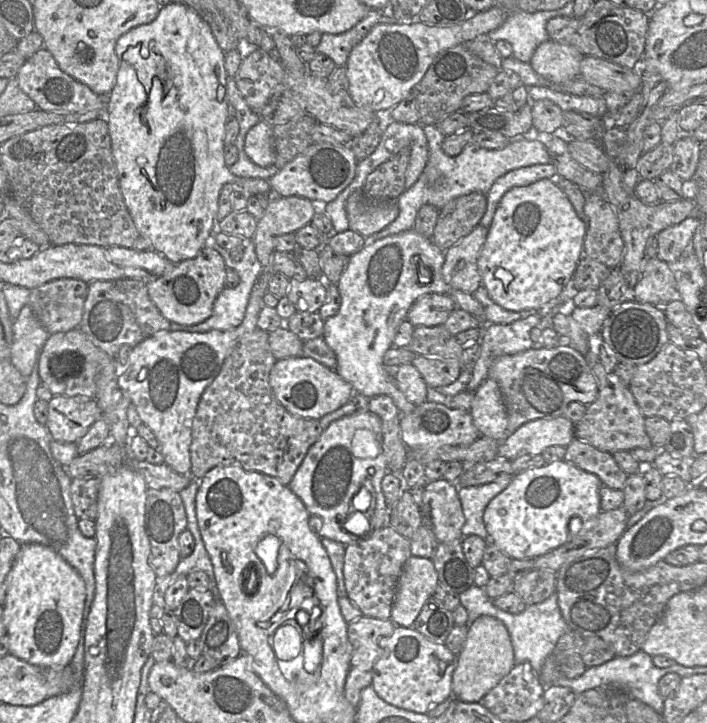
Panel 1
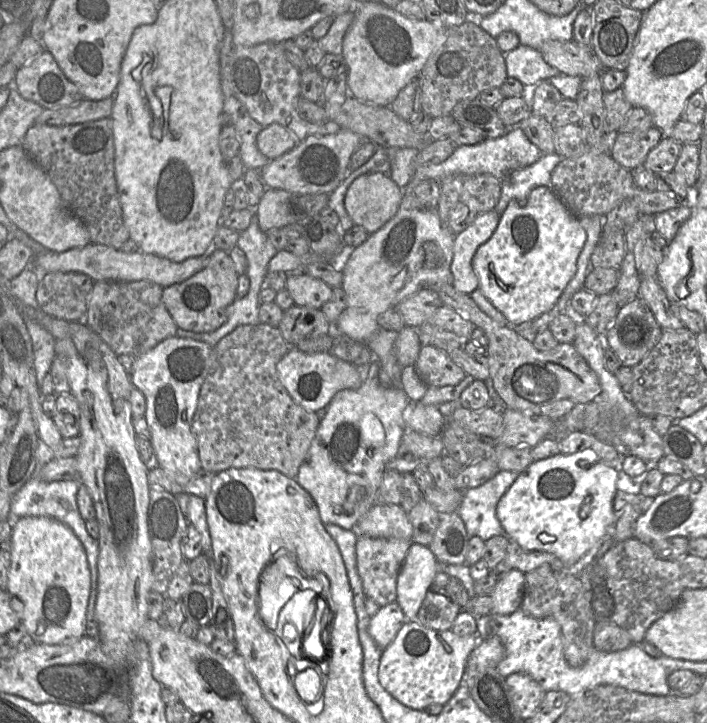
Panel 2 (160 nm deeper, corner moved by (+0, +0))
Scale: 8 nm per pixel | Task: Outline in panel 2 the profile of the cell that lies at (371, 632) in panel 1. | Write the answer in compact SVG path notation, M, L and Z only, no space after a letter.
M395 601L379 608L369 622L368 632L380 649L385 649L406 622L405 615Z

